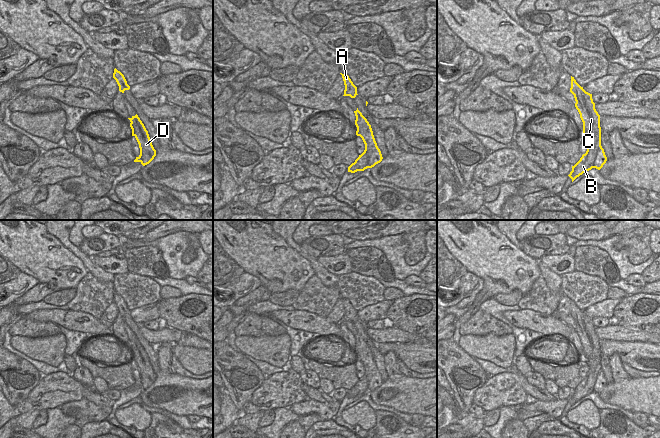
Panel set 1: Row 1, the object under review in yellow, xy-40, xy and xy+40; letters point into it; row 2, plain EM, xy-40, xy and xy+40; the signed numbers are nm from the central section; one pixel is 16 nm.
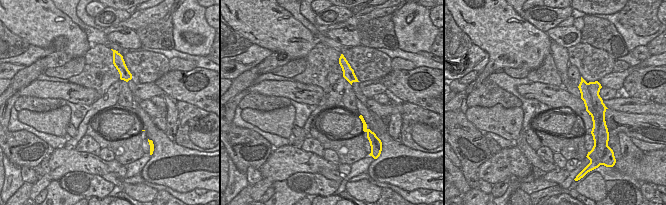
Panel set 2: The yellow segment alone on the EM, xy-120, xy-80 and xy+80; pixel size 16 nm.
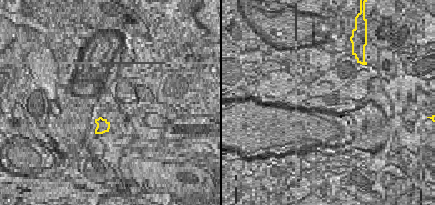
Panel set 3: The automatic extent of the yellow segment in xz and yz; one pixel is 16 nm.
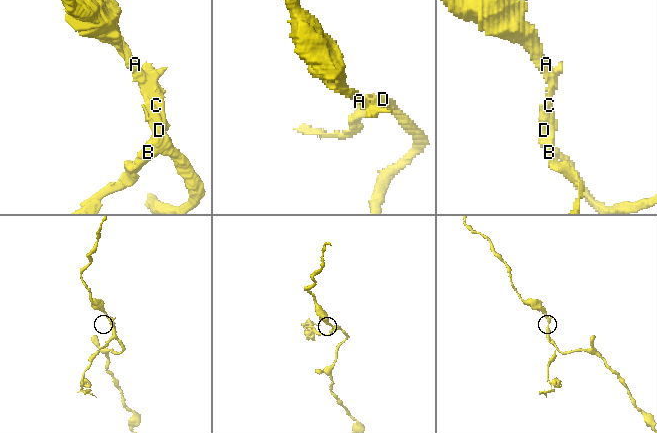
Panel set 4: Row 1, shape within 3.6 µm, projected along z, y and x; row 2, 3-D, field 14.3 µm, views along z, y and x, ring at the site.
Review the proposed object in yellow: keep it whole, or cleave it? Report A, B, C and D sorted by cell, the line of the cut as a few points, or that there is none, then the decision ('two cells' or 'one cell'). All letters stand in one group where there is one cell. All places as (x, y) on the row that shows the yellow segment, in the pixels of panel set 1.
groups A C D / B; cut xy+40 (597, 145), (593, 167); two cells

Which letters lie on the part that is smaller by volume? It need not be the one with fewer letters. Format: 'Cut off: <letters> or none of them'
Cut off: B.

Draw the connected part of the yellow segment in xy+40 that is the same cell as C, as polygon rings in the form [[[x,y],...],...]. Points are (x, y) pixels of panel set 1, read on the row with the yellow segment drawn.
[[[572,76],[570,92],[574,95],[576,101],[575,107],[583,122],[583,135],[588,141],[589,149],[593,146],[598,147],[594,168],[600,170],[606,163],[607,157],[601,146],[600,115],[595,109],[592,94],[586,92]]]

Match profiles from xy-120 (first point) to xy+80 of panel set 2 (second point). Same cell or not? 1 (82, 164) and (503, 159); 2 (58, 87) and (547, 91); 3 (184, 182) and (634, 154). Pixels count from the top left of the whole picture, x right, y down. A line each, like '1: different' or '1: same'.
1: same
2: same
3: different

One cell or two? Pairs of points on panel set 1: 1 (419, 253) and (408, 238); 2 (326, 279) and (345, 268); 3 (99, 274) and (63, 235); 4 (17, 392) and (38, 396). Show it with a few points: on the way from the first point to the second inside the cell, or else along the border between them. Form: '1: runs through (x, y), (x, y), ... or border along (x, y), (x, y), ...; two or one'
1: runs through (417, 249), (412, 242); one
2: border along (316, 259), (337, 276); two
3: runs through (89, 264), (69, 245); one
4: border along (42, 376), (26, 398); two

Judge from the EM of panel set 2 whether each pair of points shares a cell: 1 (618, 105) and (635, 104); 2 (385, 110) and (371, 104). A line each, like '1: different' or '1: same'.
1: same
2: same

